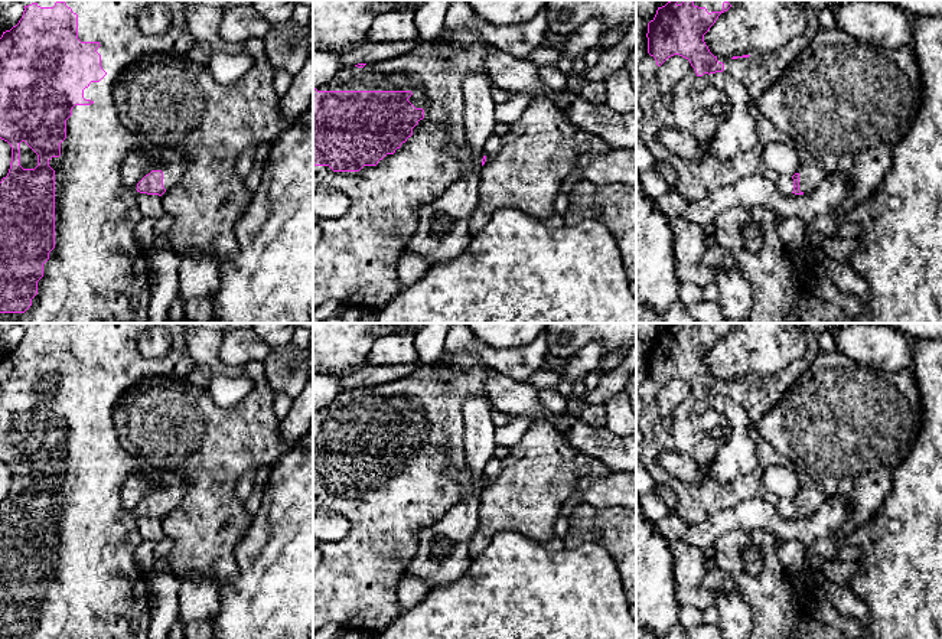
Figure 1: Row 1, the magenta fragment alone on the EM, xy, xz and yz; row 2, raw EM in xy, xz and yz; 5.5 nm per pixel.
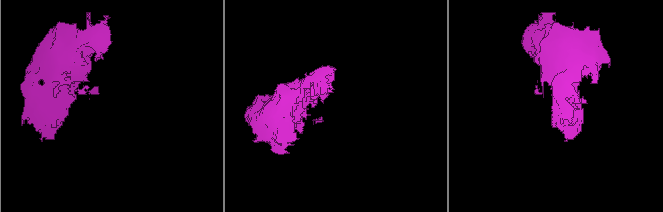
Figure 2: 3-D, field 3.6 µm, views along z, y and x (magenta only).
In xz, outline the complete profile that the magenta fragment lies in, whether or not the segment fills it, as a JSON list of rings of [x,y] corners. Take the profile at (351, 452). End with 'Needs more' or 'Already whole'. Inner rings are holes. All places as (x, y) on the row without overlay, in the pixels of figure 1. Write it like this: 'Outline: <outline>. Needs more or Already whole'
Outline: [[[418,363],[417,369],[404,379],[342,391],[333,402],[313,411],[313,514],[317,511],[333,511],[343,515],[351,522],[349,534],[338,542],[326,542],[313,537],[313,547],[319,548],[322,552],[322,561],[313,571],[313,632],[329,622],[336,622],[345,629],[378,633],[402,614],[397,587],[410,563],[417,555],[420,534],[444,516],[447,511],[465,496],[462,485],[447,476],[446,467],[454,466],[460,472],[469,469],[463,451],[463,405],[469,395],[486,395],[488,372],[489,368],[485,365],[475,366],[469,371],[459,371],[441,363]]]. Needs more

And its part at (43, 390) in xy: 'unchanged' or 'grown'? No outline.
grown

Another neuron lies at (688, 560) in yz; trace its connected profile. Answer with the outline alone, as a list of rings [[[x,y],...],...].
[[[674,539],[669,542],[669,550],[674,560],[675,597],[678,604],[694,606],[703,612],[716,606],[717,593],[703,586],[707,554],[685,539]]]

